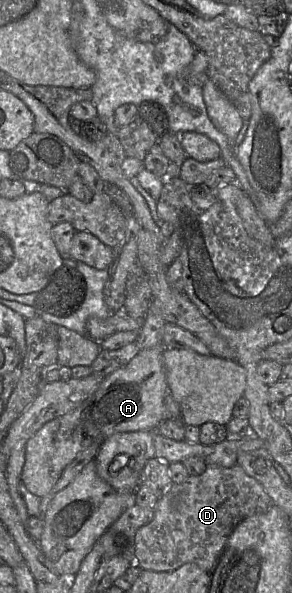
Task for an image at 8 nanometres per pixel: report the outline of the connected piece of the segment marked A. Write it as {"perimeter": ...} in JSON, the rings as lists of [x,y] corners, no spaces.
{"perimeter":[[[162,344],[157,345],[152,348],[142,349],[136,354],[136,356],[131,359],[125,366],[118,368],[117,370],[113,371],[112,373],[106,375],[102,382],[100,383],[97,390],[90,395],[86,400],[84,400],[77,408],[70,411],[69,413],[57,417],[47,423],[45,423],[25,444],[25,462],[23,465],[22,473],[21,473],[21,481],[26,486],[26,488],[35,496],[40,498],[44,497],[48,494],[51,489],[54,487],[55,483],[58,481],[61,473],[65,469],[67,465],[69,465],[76,456],[86,449],[91,444],[99,444],[105,438],[111,436],[112,434],[119,433],[119,432],[136,432],[136,431],[143,431],[143,430],[156,430],[158,424],[163,419],[166,419],[166,406],[165,406],[165,399],[168,394],[170,394],[169,387],[166,381],[166,372],[163,364],[162,359],[162,352],[164,347]]]}

